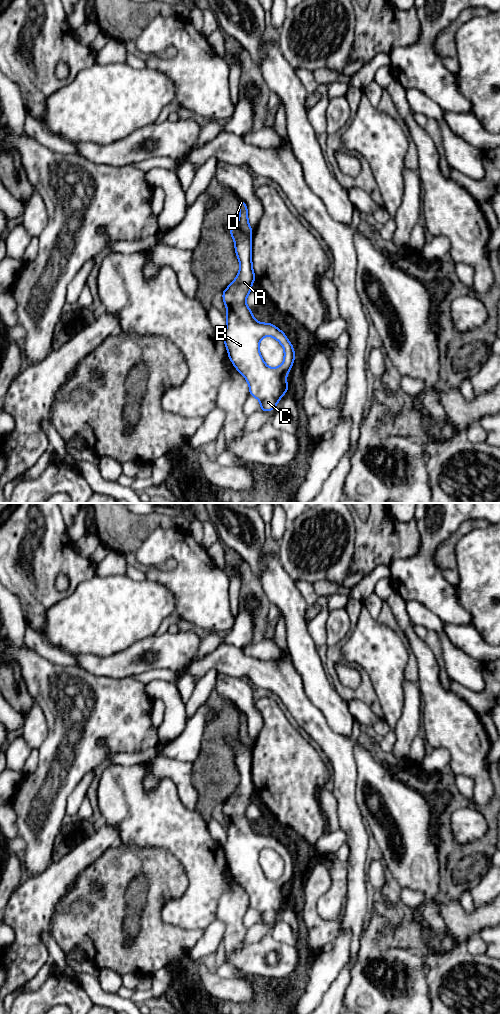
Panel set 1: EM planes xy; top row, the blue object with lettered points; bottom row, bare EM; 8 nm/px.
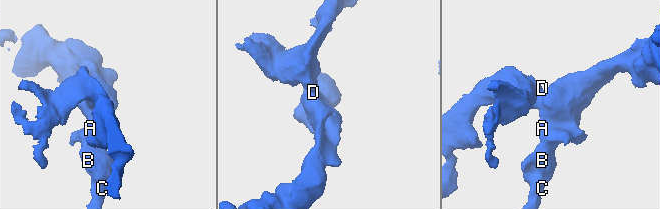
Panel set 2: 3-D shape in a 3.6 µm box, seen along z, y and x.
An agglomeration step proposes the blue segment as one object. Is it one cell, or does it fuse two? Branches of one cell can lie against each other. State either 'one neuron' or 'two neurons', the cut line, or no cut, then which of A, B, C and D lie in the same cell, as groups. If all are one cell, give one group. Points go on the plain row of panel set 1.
two neurons; cut xy (237, 734), (238, 738), (245, 745), (251, 747); groups A B C / D

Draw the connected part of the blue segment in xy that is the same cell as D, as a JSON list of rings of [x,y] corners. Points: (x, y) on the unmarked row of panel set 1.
[[[240,711],[239,713],[239,721],[240,721],[240,726],[238,730],[238,736],[240,741],[247,747],[252,747],[252,740],[249,737],[248,734],[248,721],[247,721],[247,716],[245,715],[244,712]]]

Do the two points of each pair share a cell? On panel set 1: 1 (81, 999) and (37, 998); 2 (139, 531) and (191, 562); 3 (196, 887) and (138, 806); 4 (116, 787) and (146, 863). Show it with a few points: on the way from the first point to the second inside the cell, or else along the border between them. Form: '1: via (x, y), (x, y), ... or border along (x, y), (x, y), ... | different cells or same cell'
1: via (70, 998), (48, 998) | same cell
2: border along (170, 527), (158, 526), (139, 546), (134, 555) | different cells
3: via (196, 867), (196, 864), (158, 826) | same cell
4: border along (119, 841), (140, 847), (163, 849) | different cells

